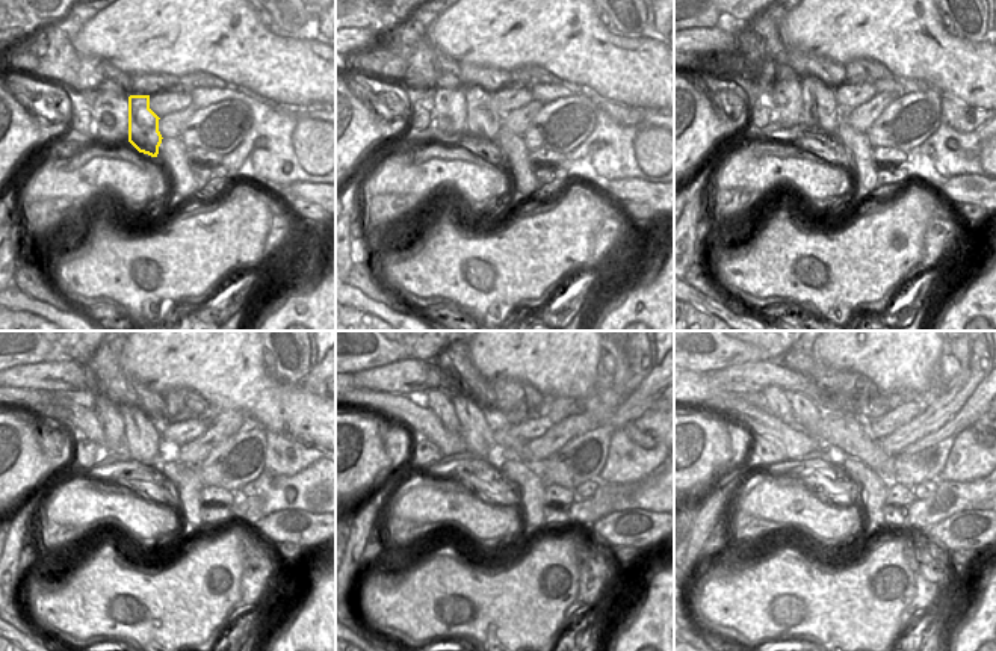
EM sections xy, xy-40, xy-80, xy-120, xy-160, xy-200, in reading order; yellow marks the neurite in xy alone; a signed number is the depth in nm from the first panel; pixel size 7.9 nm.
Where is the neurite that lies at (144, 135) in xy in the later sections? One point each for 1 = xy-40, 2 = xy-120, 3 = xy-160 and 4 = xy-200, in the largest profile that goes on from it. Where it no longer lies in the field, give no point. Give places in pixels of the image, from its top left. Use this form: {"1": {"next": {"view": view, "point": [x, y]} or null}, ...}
{"1": {"next": {"view": "xy-40", "point": [484, 121]}}, "2": {"next": {"view": "xy-120", "point": [142, 441]}}, "3": {"next": {"view": "xy-160", "point": [479, 440]}}, "4": {"next": {"view": "xy-200", "point": [807, 414]}}}

